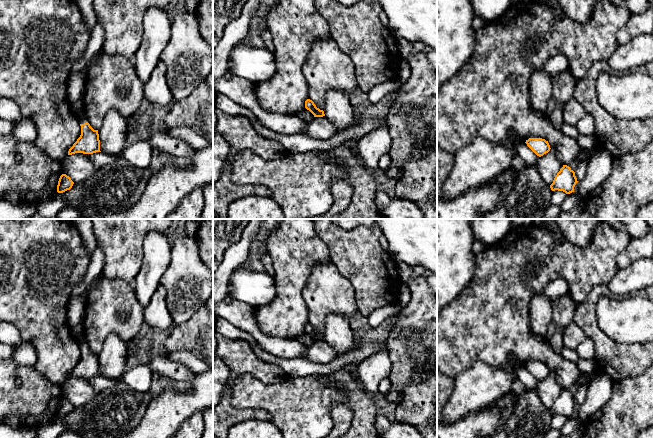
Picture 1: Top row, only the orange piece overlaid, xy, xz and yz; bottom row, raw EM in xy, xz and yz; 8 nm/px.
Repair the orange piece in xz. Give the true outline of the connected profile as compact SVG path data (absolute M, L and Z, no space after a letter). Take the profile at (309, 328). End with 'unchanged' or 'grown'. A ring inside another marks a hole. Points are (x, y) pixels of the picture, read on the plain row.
M307 323L305 325L305 332L307 334L309 334L314 339L314 341L323 341L323 340L325 340L324 335L317 332L316 329L314 328L314 326L310 323Z | unchanged

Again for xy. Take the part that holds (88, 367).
M102 274L95 278L82 294L69 301L67 308L68 324L69 327L73 328L77 334L77 341L81 350L81 359L69 373L68 379L75 377L93 378L96 376L101 376L98 354L94 354L88 347L85 339L83 322L86 311L87 296L103 278L104 277Z | grown

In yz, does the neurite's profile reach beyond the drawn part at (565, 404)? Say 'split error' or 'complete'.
complete

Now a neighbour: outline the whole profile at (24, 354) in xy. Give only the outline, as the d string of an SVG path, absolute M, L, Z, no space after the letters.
M22 343L13 347L14 353L11 359L18 365L34 366L37 361L37 354L35 348L28 343Z

